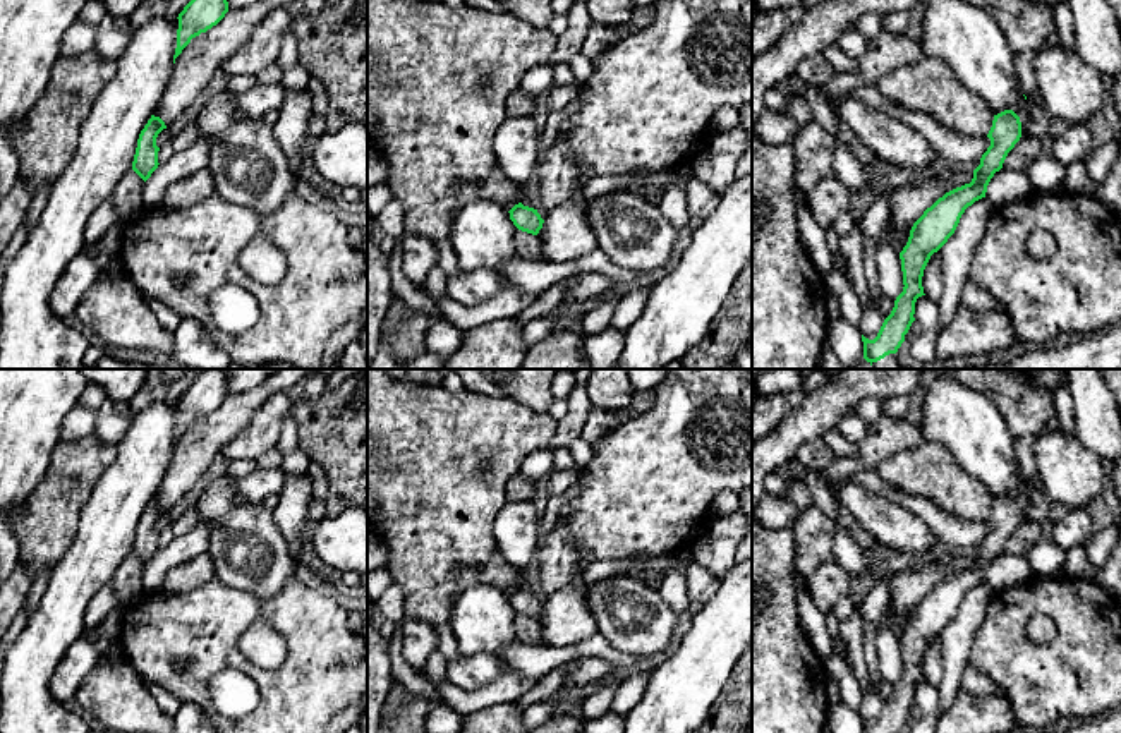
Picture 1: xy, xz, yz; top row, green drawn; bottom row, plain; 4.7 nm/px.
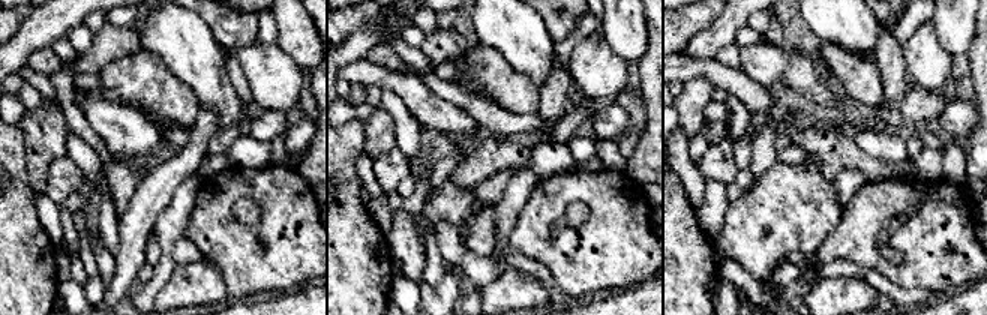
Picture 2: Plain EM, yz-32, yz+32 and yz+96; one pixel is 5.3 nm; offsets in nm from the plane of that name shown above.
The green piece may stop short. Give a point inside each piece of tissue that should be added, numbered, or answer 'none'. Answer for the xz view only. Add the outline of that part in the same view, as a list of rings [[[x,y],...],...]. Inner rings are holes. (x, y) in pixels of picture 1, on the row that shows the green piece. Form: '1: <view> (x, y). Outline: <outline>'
none

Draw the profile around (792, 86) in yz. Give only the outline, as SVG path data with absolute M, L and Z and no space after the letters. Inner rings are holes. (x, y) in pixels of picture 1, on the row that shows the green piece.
M791 74L785 79L781 79L778 84L773 88L778 88L781 93L785 93L788 98L791 96L803 96L807 89L812 86L805 81L802 81L798 76Z

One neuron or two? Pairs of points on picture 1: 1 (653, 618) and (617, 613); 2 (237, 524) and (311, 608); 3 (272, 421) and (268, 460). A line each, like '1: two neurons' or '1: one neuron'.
1: one neuron
2: two neurons
3: two neurons

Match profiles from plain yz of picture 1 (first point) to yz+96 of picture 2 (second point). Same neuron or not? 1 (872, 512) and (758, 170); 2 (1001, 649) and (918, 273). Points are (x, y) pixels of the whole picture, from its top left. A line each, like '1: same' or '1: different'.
1: different
2: same

